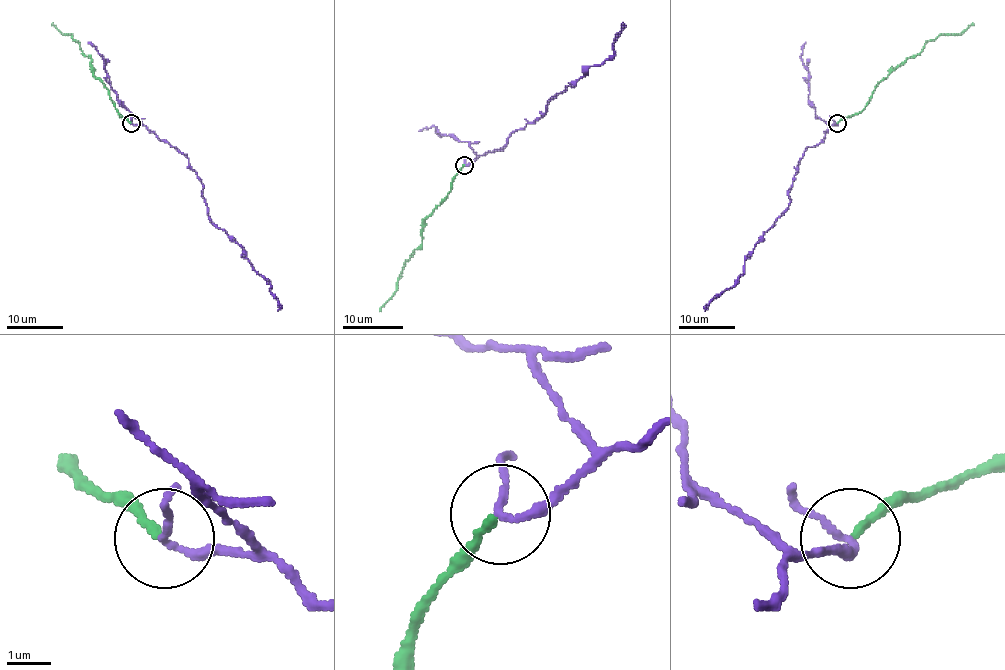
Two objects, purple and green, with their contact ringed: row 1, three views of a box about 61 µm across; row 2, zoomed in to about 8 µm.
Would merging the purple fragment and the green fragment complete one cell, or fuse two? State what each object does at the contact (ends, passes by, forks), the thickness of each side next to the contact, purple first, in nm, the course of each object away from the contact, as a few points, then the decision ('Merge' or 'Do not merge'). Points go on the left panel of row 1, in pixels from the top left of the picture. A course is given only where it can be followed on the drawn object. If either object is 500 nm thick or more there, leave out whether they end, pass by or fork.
At the ring purple passes by. At the ring green ends. Thickness 150 nm (purple) against 180 nm. Course of purple: (130, 123), (145, 125), (188, 159), (203, 185), (207, 215), (271, 285), (278, 311). Course of green: (130, 123), (119, 114), (109, 91), (91, 66), (91, 58), (84, 55), (70, 35), (64, 35), (51, 25). Merge

